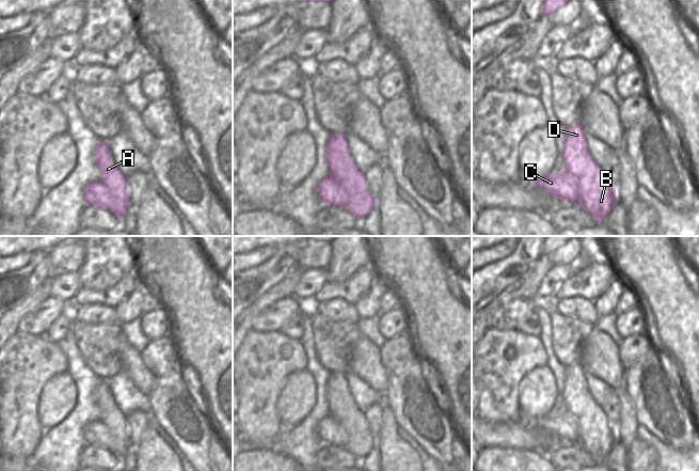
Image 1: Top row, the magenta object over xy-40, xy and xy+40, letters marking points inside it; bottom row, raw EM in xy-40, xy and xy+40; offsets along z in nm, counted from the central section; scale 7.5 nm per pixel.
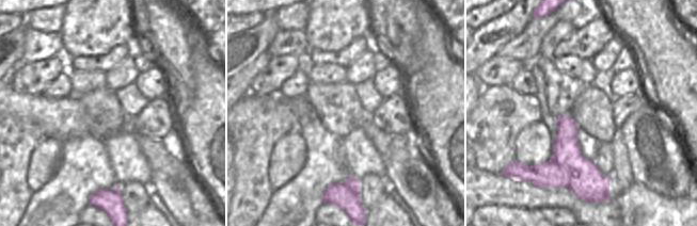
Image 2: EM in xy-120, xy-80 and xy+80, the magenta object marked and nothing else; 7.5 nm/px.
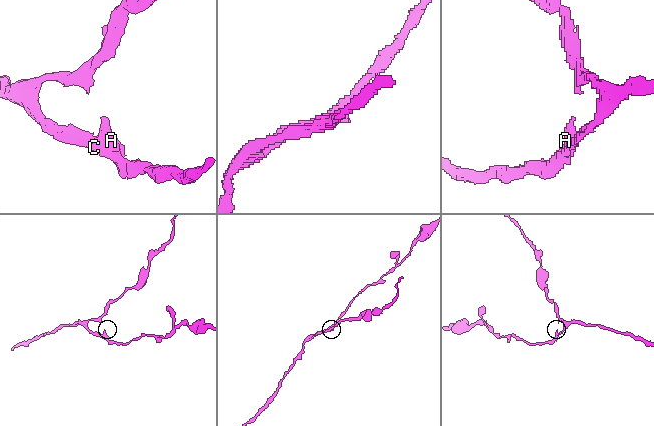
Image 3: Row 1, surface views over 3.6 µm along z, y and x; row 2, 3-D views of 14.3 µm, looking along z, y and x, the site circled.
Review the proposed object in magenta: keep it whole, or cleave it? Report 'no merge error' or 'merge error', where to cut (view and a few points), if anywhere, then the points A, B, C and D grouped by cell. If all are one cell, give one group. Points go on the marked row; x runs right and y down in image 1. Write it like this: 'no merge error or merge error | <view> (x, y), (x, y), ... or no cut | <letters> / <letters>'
merge error | xy-40 (101, 181), (115, 198), (117, 212), (122, 216) | A B D / C

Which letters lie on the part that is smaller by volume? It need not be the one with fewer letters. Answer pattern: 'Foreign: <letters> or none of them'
Foreign: A, B, D

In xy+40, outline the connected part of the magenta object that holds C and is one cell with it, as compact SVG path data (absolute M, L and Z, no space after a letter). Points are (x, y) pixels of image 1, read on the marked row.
M567 170L557 175L549 173L540 182L533 184L566 203L577 204L579 202L579 187L573 175Z

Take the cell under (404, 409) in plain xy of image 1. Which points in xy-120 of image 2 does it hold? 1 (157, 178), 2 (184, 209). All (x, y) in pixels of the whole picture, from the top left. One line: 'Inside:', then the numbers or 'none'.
Inside: 1, 2

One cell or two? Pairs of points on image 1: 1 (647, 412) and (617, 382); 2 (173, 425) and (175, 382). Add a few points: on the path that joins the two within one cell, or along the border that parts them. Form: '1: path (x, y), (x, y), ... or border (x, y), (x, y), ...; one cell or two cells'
1: border (623, 370), (624, 386); two cells
2: path (173, 414), (173, 393); one cell

